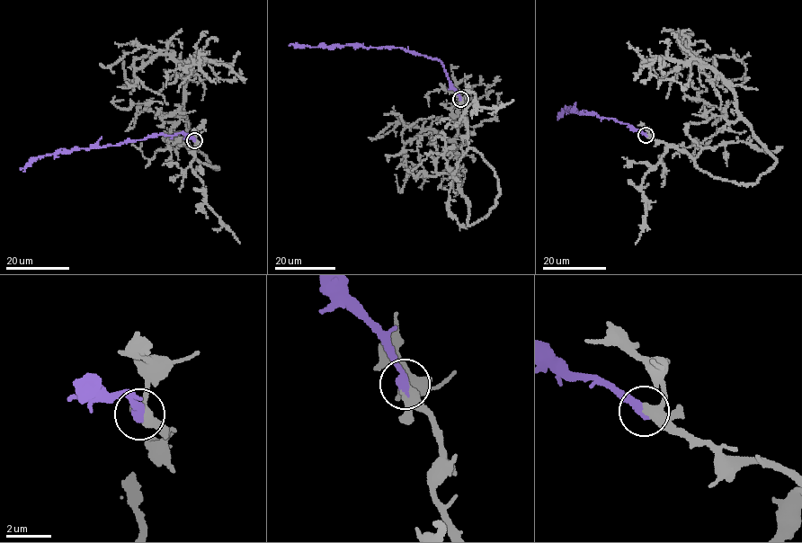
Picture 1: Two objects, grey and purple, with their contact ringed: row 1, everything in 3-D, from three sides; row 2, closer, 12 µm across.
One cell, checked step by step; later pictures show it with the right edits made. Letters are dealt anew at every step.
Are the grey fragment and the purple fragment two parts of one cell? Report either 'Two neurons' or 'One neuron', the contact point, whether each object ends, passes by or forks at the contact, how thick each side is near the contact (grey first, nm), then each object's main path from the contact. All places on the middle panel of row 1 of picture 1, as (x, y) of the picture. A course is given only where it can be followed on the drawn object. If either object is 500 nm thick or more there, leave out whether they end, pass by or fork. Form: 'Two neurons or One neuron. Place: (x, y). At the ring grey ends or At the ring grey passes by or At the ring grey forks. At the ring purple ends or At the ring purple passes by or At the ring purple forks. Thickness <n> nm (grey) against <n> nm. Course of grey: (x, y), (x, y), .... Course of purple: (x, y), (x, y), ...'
One neuron. Place: (460, 99). At the ring grey passes by. At the ring purple ends. Thickness 360 nm (grey) against 400 nm. Course of grey: (460, 99), (495, 204), (467, 224), (456, 149), (432, 129), (404, 146), (401, 192), (395, 174). Course of purple: (460, 99), (442, 64), (400, 48), (289, 46)

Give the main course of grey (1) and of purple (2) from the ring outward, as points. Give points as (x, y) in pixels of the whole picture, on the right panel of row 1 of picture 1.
1: (646, 135), (738, 183), (755, 183), (773, 164), (736, 93), (689, 49), (722, 86), (746, 70), (731, 48)
2: (646, 135), (627, 124), (602, 118), (593, 112), (579, 113), (566, 109), (559, 117)

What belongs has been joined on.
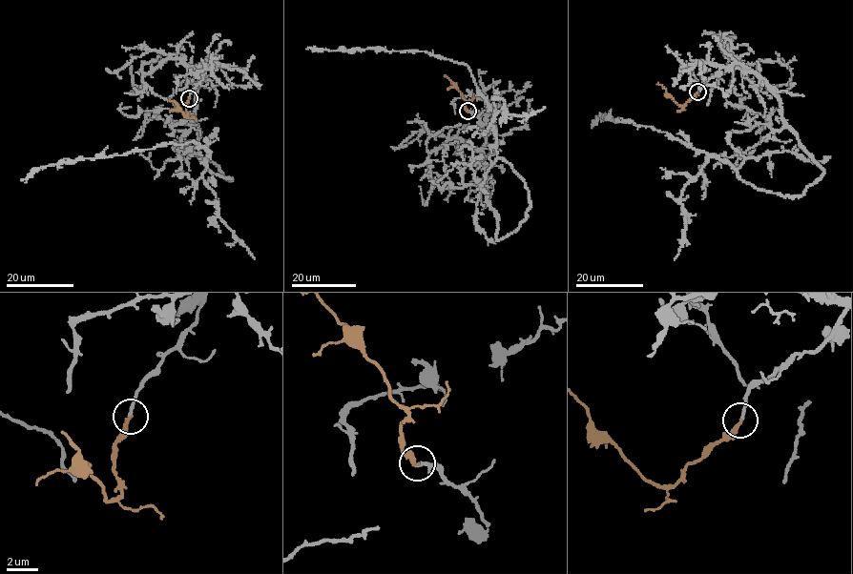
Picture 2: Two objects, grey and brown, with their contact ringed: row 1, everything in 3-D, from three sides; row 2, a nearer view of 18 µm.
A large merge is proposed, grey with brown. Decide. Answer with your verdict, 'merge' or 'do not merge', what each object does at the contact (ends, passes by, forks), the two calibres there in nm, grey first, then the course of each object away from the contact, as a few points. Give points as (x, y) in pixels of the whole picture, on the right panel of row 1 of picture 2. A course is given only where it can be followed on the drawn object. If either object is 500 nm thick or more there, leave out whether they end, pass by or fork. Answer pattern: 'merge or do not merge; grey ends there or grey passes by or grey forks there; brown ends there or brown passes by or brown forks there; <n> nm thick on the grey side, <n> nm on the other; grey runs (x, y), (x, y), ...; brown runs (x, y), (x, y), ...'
merge; grey ends there; brown ends there; 190 nm thick on the grey side, 240 nm on the other; grey runs (698, 92), (721, 67), (752, 70), (820, 178), (800, 195), (767, 193), (665, 133), (601, 116), (593, 125); brown runs (697, 92), (684, 105), (679, 105), (656, 83)

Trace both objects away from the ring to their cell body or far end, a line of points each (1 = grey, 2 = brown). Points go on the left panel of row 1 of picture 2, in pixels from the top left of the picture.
1: (189, 98), (207, 59), (194, 152), (232, 179), (206, 167), (210, 153), (194, 141), (46, 165), (21, 180)
2: (189, 98), (184, 115), (177, 104), (169, 100)

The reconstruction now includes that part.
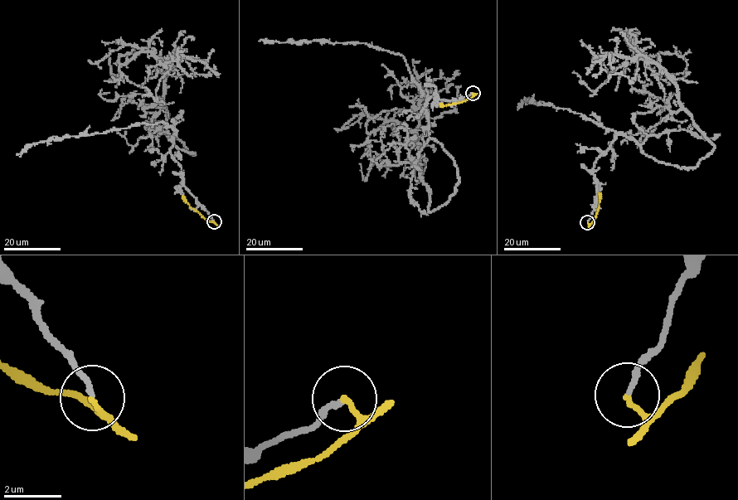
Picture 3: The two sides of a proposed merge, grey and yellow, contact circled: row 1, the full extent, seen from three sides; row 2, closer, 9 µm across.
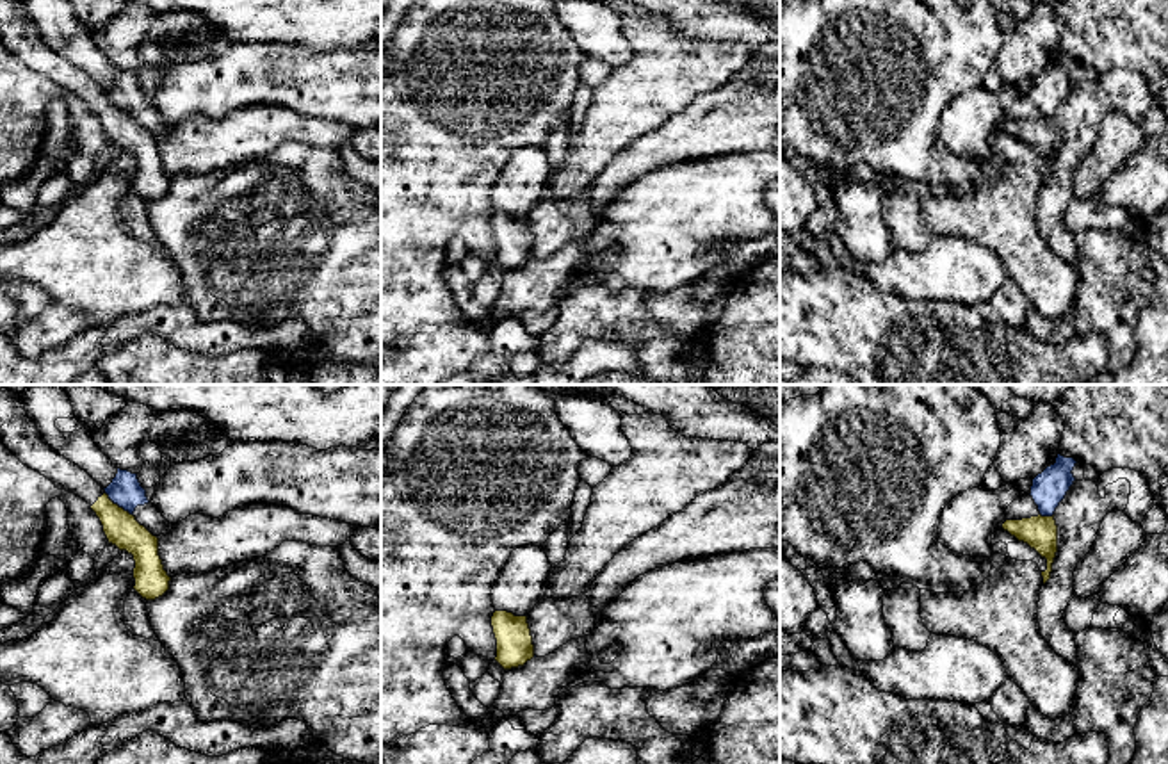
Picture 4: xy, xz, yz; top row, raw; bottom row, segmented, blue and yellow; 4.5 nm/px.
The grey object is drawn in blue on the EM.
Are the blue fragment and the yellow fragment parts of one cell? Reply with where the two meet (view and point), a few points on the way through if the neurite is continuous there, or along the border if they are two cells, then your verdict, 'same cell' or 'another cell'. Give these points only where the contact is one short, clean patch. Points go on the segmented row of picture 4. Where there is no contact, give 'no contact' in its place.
xy (118, 504) | along xy (105, 492), (132, 515) | another cell

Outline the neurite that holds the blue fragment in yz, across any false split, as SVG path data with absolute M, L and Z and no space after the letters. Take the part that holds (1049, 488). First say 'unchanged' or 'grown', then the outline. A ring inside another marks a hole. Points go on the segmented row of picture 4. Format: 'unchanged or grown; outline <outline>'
grown; outline M1058 454L1056 463L1033 479L1031 493L1017 497L1006 509L1006 520L1052 516L1074 484L1074 458Z

